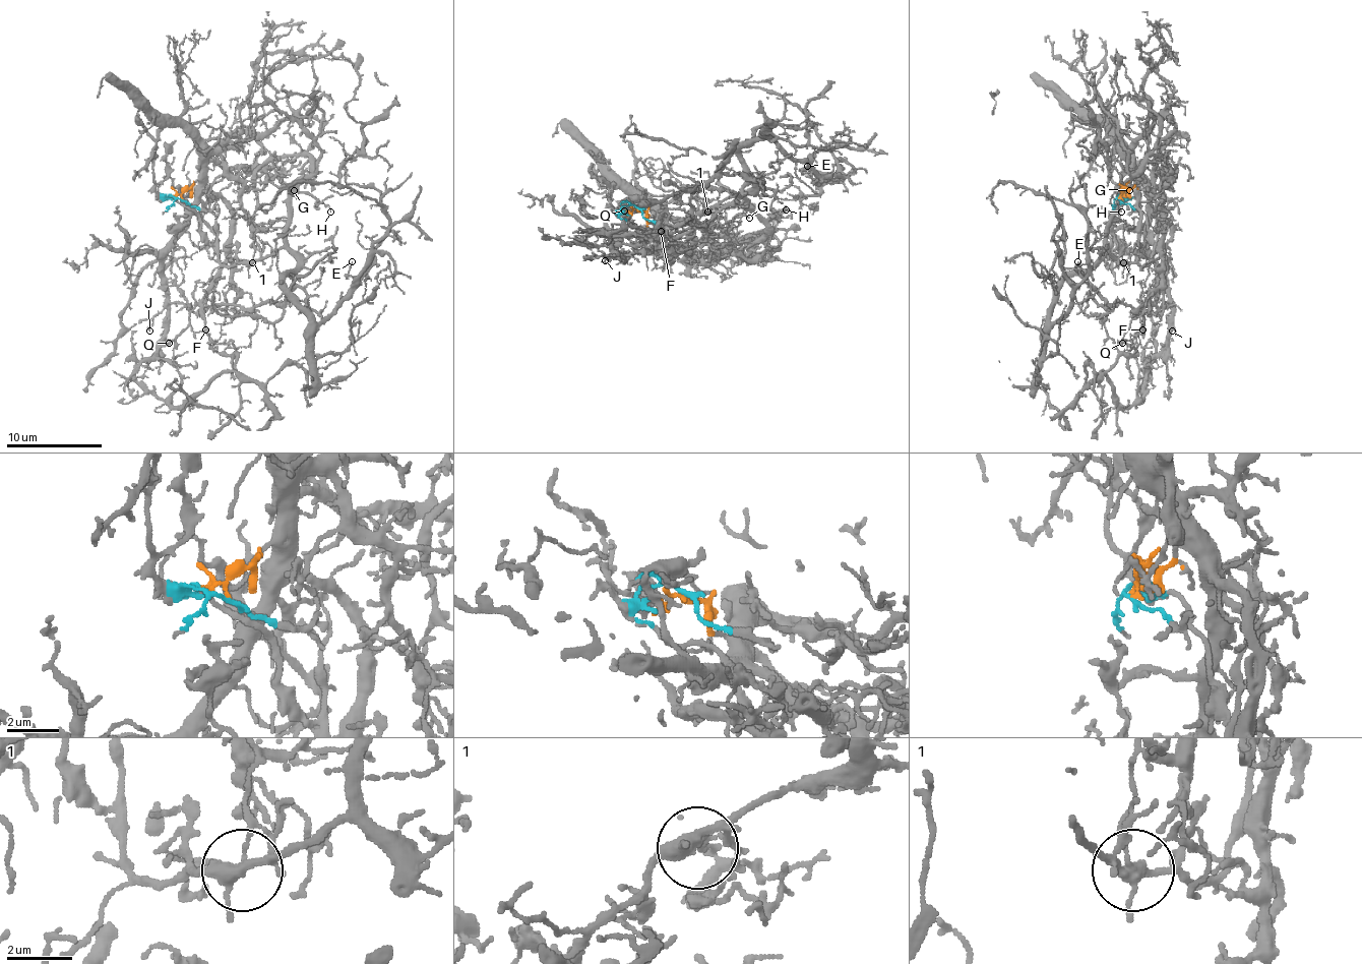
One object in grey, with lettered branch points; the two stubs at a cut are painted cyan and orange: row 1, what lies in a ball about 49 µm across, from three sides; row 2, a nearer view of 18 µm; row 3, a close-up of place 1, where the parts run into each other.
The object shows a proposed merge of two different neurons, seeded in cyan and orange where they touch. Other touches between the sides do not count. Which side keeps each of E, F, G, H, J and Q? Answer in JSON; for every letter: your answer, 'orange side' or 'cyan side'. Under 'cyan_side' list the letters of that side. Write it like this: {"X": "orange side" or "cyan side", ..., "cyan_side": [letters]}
{"E": "cyan side", "F": "orange side", "G": "orange side", "H": "cyan side", "J": "orange side", "Q": "orange side", "cyan_side": ["E", "H"]}

